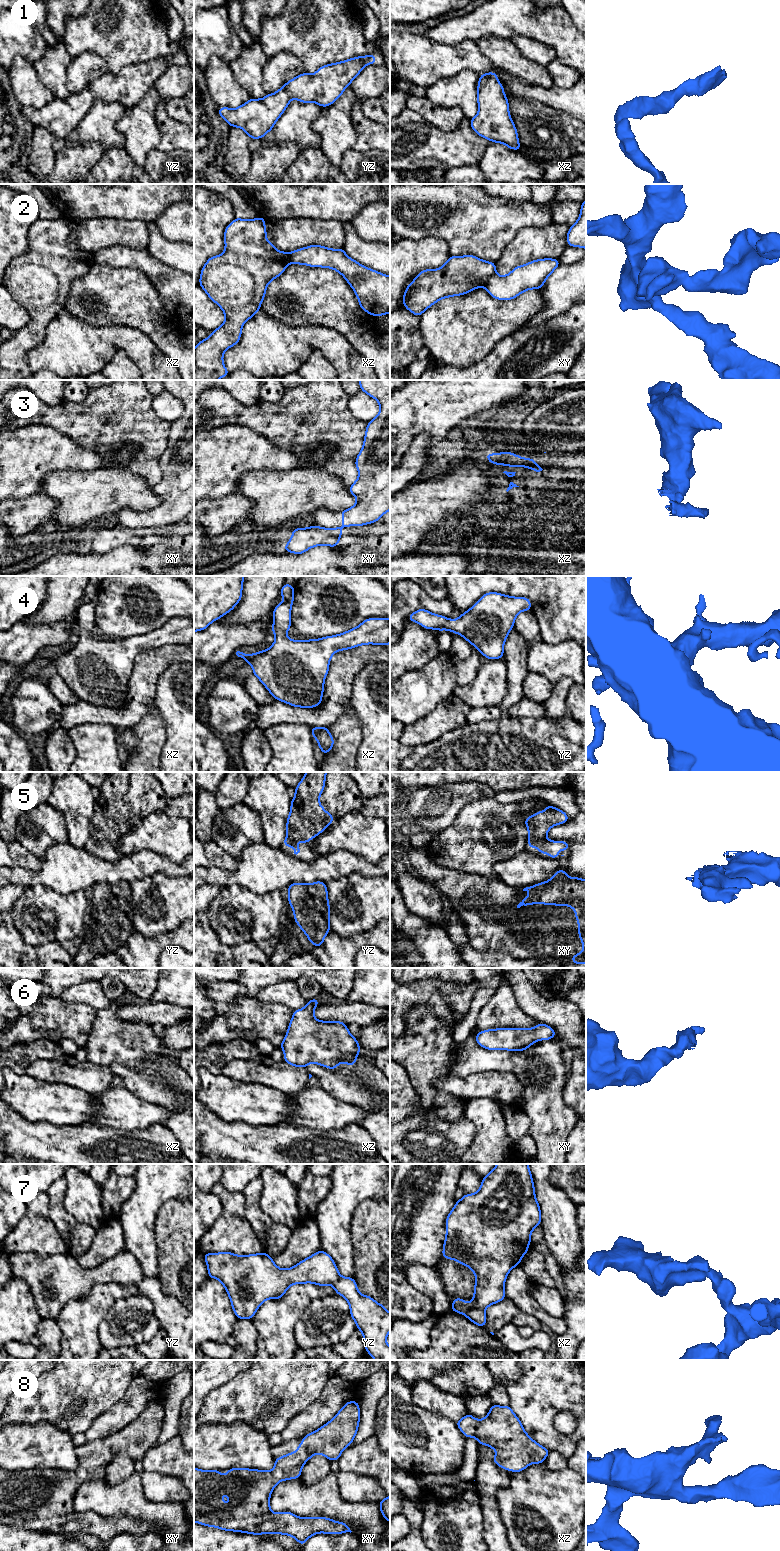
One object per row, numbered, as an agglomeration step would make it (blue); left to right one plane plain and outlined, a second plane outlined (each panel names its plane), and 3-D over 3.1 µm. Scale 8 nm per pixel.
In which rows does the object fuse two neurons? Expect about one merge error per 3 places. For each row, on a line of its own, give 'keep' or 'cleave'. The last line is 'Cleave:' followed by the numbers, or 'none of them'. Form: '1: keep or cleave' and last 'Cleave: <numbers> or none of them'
1: keep
2: cleave
3: cleave
4: keep
5: keep
6: keep
7: cleave
8: keep
Cleave: 2, 3, 7

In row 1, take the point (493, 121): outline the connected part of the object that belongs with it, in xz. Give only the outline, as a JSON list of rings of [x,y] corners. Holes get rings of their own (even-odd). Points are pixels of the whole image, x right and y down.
[[[495,72],[480,75],[477,87],[479,111],[470,119],[471,128],[481,137],[522,150],[517,129],[509,114],[509,103],[503,85]]]

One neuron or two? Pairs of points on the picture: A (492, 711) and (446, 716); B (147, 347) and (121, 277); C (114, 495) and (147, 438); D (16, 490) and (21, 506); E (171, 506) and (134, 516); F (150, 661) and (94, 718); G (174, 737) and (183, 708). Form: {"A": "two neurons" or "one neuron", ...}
{"A": "two neurons", "B": "two neurons", "C": "two neurons", "D": "two neurons", "E": "one neuron", "F": "one neuron", "G": "one neuron"}

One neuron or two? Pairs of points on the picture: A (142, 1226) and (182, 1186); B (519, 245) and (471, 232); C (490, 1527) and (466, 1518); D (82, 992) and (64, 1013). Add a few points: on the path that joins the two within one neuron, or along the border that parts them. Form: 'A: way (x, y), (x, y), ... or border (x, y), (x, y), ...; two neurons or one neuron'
A: way (143, 1213), (169, 1187); one neuron
B: border (526, 226), (518, 231), (495, 261); two neurons
C: border (479, 1501), (482, 1507), (483, 1538), (485, 1540); two neurons
D: border (60, 996), (65, 1000), (87, 1003), (96, 1010); two neurons

